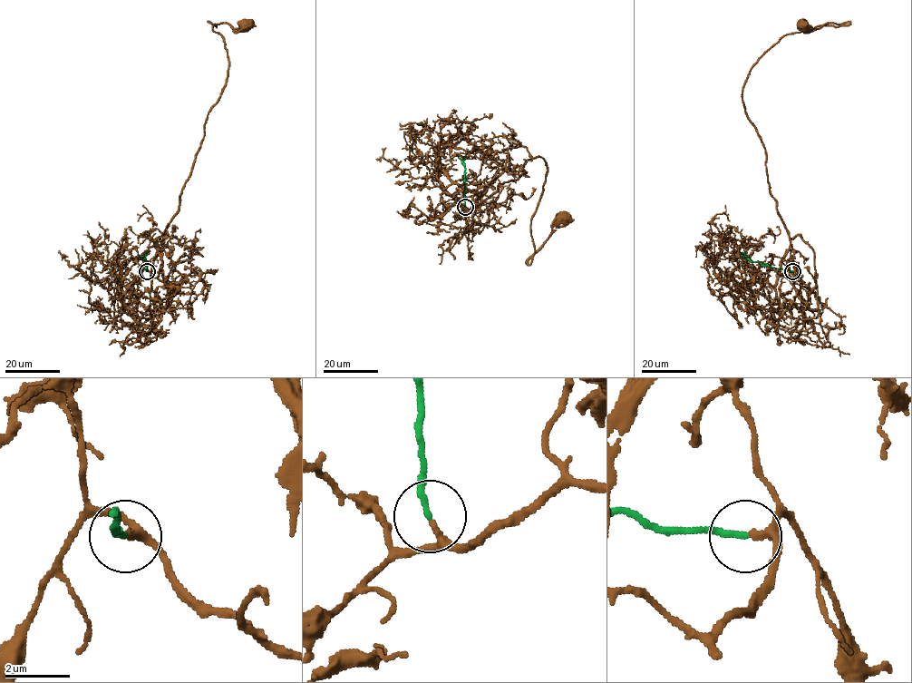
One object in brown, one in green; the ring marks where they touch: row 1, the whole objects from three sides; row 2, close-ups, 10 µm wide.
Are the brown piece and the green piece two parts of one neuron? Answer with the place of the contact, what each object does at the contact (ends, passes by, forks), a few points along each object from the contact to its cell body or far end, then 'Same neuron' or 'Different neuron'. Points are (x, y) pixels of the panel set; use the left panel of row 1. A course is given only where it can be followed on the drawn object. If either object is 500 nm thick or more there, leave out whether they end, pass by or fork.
Place: (147, 271). At the ring brown passes by. At the ring green ends. Course of brown: (147, 271), (169, 285), (172, 297), (164, 307), (164, 232), (228, 75), (225, 42), (212, 26), (246, 25). Course of green: (147, 271), (147, 261), (139, 255). Same neuron

